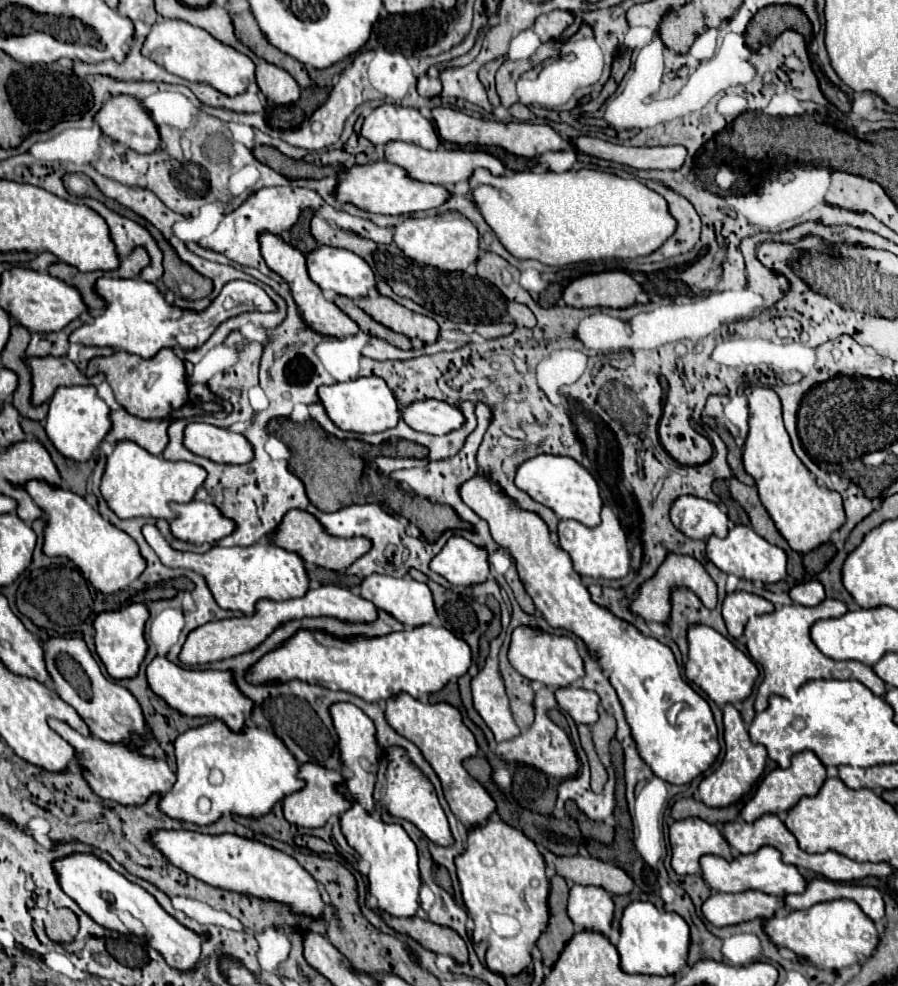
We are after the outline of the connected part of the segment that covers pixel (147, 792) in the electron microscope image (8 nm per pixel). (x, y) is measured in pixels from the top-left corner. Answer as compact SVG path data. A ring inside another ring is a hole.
M50 719L48 725L76 749L78 765L82 767L84 779L102 799L120 805L142 805L142 801L148 801L154 793L168 793L176 781L176 775L170 771L166 759L162 757L140 757L124 745L108 745L98 737L84 737L58 719Z

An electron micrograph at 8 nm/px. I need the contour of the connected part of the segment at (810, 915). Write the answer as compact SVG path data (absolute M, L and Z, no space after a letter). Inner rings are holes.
M834 899L812 905L806 911L778 913L762 921L762 929L776 947L788 947L800 957L806 957L812 965L822 969L844 969L856 965L862 957L870 957L878 943L878 927L872 923L860 907L850 899ZM870 935L870 939L866 939Z

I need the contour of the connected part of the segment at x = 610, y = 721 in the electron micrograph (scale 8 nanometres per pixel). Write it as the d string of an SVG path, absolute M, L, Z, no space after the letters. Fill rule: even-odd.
M602 707L598 709L598 713L600 713L600 719L598 719L594 725L590 725L590 729L592 729L592 741L594 741L594 747L596 747L598 757L602 759L604 765L608 765L608 763L610 763L608 743L610 743L610 739L612 739L614 733L616 733L616 721L614 721L614 717L608 715Z

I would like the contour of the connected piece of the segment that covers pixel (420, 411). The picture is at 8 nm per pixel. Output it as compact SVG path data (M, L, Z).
M436 399L414 401L414 405L404 407L400 415L402 421L406 421L406 425L410 425L414 431L430 435L446 435L464 423L464 417L456 405Z

